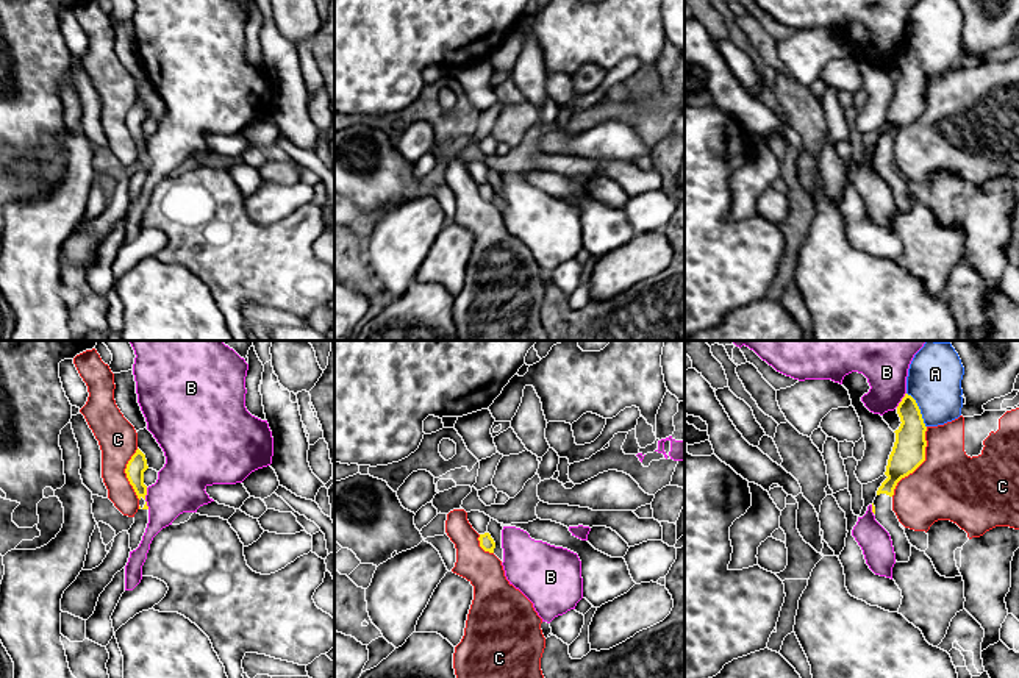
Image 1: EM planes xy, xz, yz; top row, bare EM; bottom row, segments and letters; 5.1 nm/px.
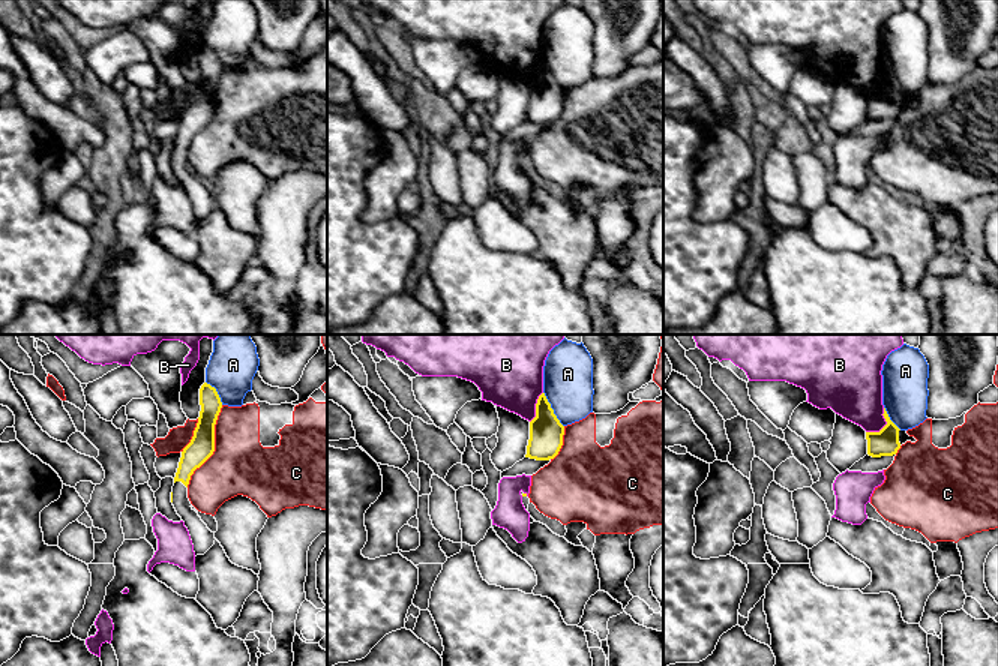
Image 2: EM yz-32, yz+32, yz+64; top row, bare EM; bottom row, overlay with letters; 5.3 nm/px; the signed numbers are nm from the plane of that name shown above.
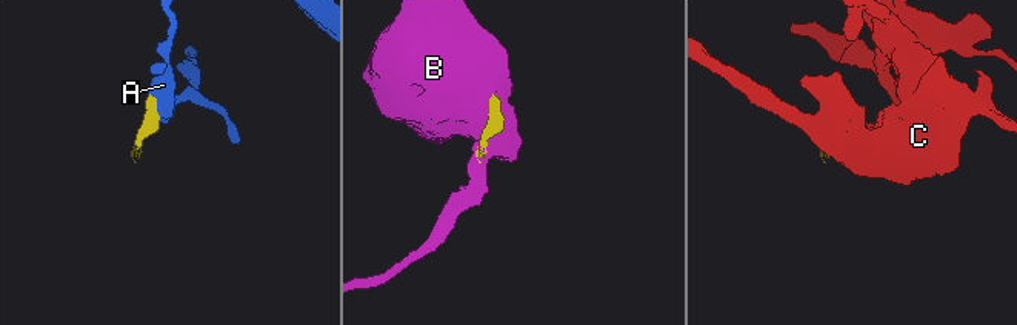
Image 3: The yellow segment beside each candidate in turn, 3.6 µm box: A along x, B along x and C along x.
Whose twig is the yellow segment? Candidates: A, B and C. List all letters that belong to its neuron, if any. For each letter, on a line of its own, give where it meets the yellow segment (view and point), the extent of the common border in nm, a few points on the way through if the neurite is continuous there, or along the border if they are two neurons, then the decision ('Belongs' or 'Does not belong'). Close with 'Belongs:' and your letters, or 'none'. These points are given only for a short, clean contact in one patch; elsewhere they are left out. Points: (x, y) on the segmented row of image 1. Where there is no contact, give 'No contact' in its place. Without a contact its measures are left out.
A: Touches yellow at yz (919, 410). Shared border 200 nm. Boundary: yz (907, 392), (915, 400), (926, 427). Does not belong
B: Touches yellow at xy (144, 499). Shared border 110 nm. Does not belong
C: Touches yellow at yz (921, 463). Shared border 400 nm. Does not belong
Belongs: none

